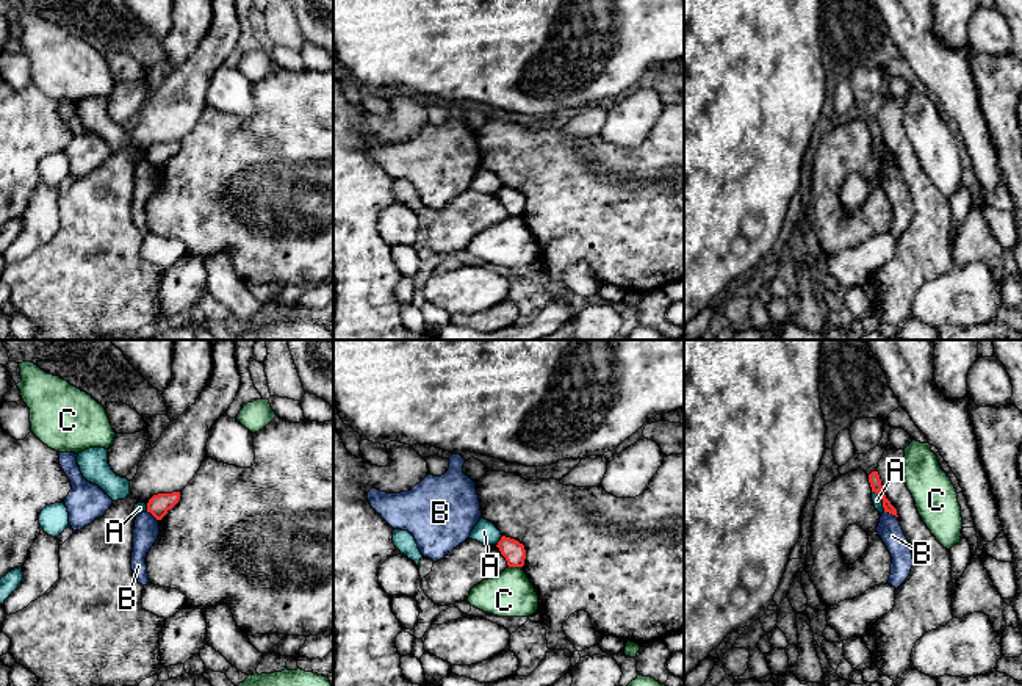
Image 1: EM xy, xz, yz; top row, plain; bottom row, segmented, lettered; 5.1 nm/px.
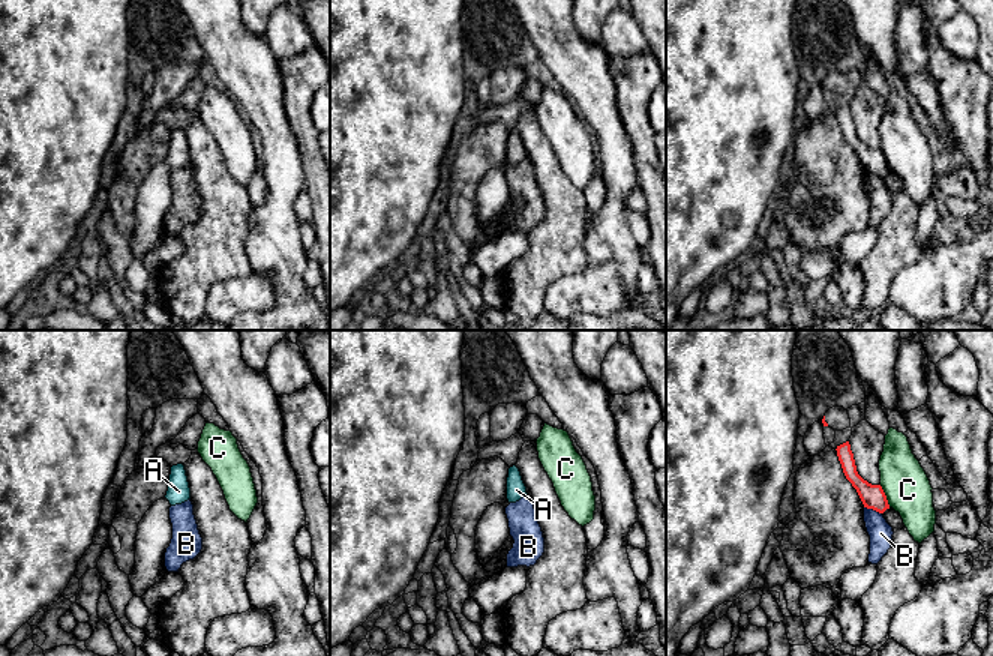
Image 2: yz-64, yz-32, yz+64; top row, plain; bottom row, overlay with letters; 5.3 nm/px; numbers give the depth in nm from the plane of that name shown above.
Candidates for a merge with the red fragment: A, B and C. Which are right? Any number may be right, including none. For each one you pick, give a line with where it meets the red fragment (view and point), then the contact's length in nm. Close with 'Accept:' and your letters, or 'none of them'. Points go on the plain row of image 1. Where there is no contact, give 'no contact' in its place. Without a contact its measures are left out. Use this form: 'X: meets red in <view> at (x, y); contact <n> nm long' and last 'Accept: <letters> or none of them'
Accept: none of them

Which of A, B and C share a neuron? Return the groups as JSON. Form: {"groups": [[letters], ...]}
{"groups": [["A"], ["B"], ["C"]]}

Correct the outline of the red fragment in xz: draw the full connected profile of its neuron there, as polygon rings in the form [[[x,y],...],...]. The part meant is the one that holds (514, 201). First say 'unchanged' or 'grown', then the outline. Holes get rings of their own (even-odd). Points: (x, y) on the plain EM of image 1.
unchanged; [[[502,185],[496,194],[506,207],[509,216],[523,216],[526,208],[524,194],[515,188]]]

